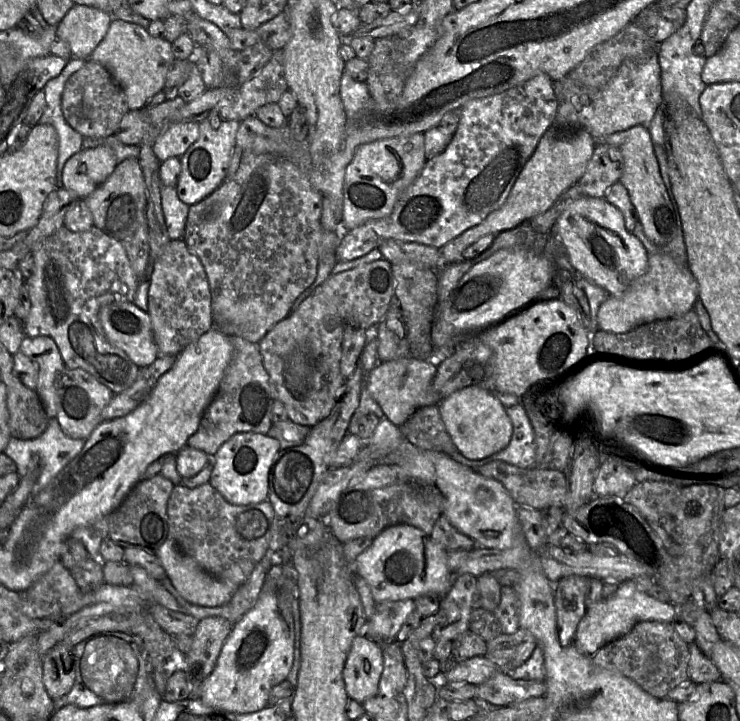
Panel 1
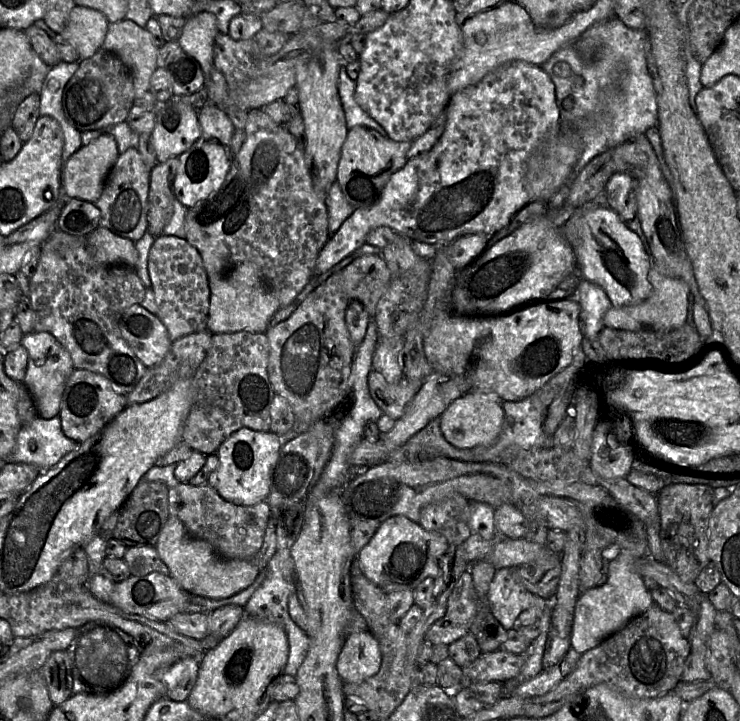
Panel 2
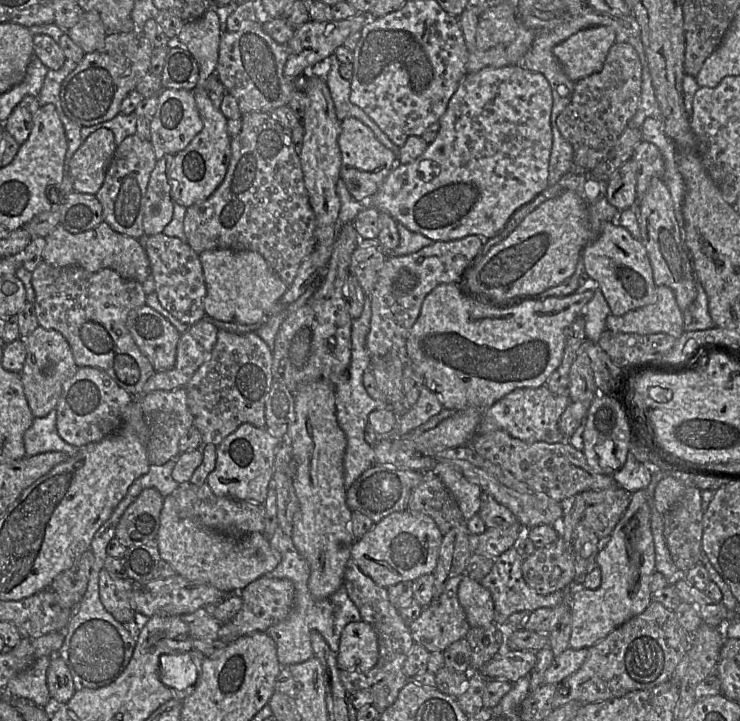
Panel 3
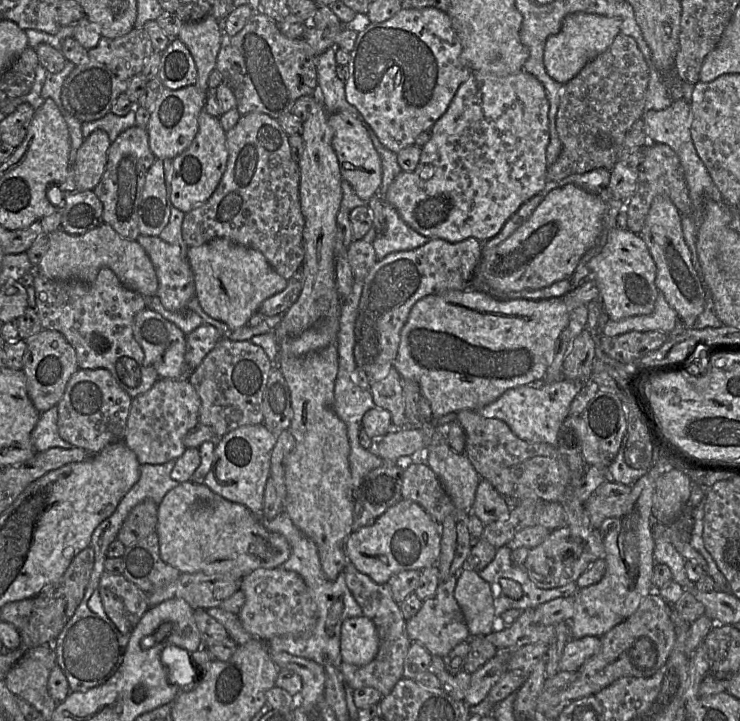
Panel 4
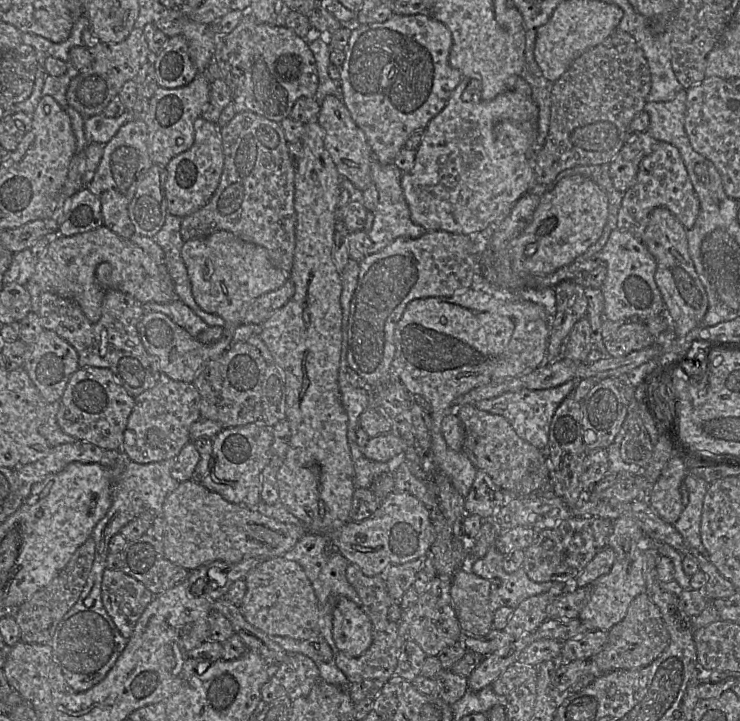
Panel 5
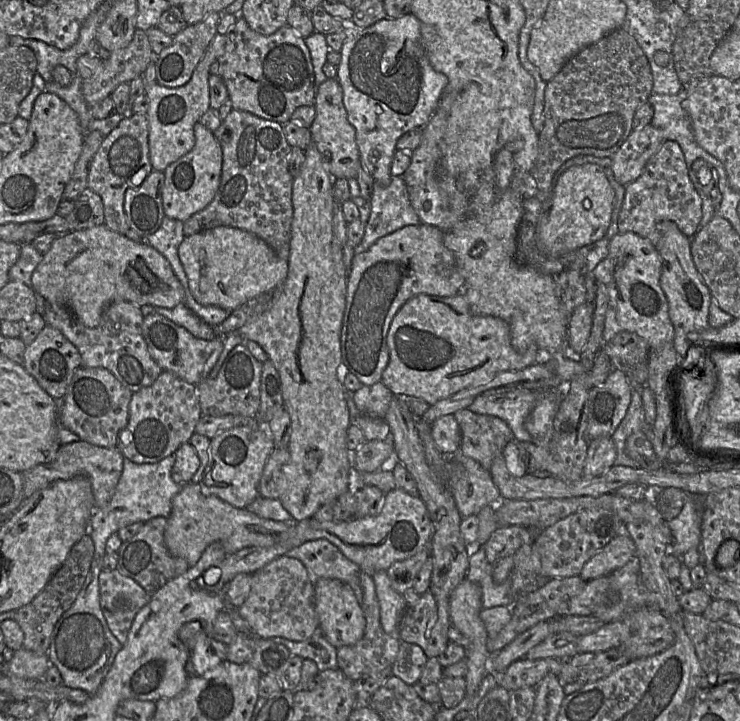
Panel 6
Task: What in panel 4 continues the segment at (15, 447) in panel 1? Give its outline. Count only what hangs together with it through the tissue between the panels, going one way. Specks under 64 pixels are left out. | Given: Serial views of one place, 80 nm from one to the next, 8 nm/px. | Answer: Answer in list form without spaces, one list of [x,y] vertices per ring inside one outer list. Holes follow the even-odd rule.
[[[58,407],[41,413],[39,420],[31,433],[31,442],[37,453],[44,452],[48,449],[59,447],[71,449],[73,446],[64,441],[58,432]]]

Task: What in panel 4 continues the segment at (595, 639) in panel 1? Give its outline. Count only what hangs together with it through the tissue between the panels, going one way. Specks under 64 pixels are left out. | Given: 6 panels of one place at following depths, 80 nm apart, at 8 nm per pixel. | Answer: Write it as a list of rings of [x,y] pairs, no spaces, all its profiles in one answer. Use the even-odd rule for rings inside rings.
[[[657,454],[657,459],[649,471],[632,485],[630,509],[605,529],[603,558],[606,562],[606,571],[597,584],[578,588],[573,596],[575,612],[569,622],[571,638],[603,636],[633,615],[641,601],[655,591],[652,585],[652,575],[656,564],[653,497],[657,479],[674,466],[675,461]]]

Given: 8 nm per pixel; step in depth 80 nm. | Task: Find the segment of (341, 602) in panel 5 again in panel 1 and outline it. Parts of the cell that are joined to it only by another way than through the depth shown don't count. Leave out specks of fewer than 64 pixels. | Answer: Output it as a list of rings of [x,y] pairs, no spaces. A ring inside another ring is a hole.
[[[366,636],[354,638],[343,669],[343,679],[351,700],[360,704],[374,697],[384,669],[381,645]]]

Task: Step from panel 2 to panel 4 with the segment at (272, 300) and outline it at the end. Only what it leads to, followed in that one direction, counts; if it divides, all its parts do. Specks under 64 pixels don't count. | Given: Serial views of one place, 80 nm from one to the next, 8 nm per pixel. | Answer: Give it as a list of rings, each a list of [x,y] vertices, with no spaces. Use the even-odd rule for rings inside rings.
[[[214,238],[201,246],[188,247],[186,255],[194,275],[195,297],[199,305],[207,315],[225,323],[230,329],[247,325],[264,300],[282,292],[288,285],[288,280],[271,267],[260,251],[227,238]]]

